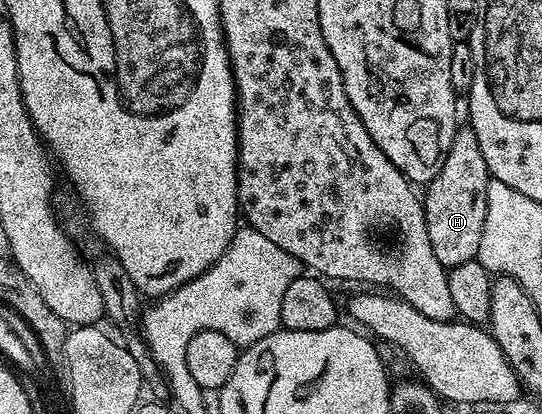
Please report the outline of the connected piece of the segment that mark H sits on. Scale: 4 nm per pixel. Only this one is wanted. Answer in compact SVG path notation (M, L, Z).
M457 125L454 140L450 143L450 152L446 152L446 161L434 180L427 183L423 191L424 223L430 236L430 248L434 248L434 256L446 268L465 264L476 260L478 244L482 244L482 224L486 224L486 188L490 175L486 168L486 160L482 157L482 148L478 148L478 136L474 136L471 125Z

